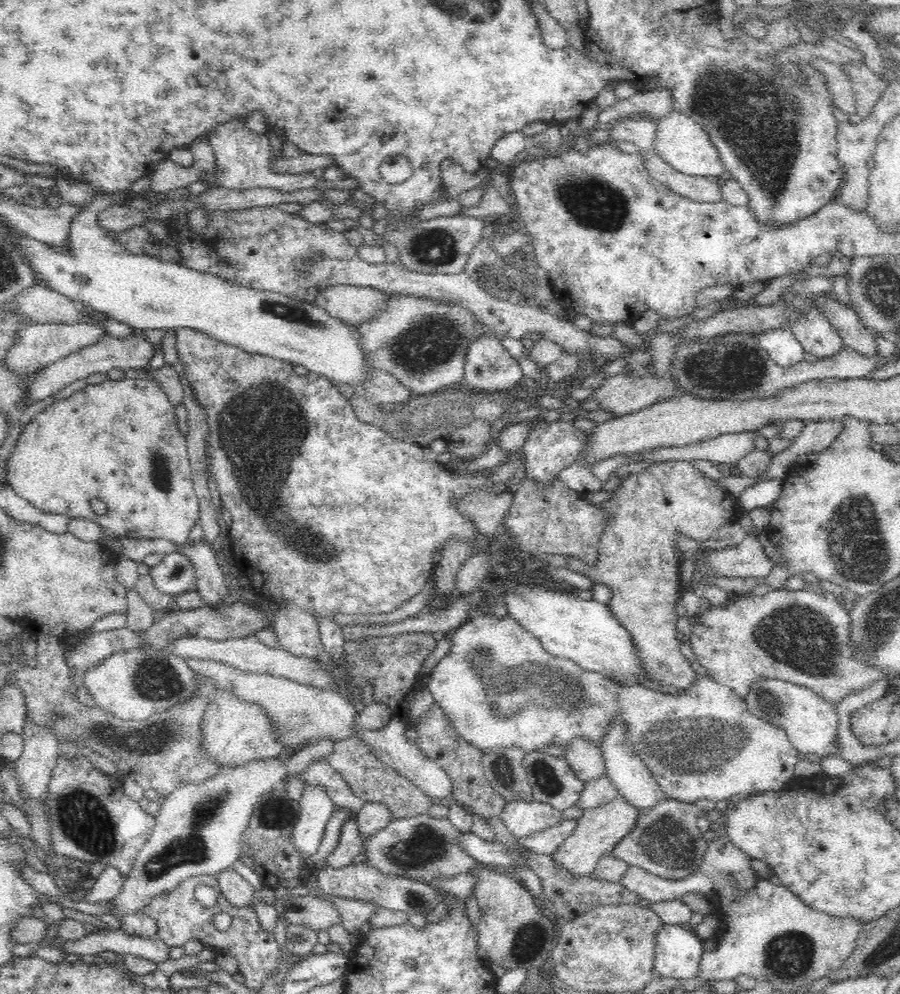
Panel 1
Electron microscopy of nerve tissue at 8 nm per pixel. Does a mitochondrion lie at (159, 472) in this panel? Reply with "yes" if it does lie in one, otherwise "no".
yes

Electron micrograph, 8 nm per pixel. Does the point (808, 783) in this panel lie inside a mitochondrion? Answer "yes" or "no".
no

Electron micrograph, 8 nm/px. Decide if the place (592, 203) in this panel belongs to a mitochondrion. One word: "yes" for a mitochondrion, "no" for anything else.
yes

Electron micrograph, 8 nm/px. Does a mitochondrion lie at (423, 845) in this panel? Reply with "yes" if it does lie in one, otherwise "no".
yes

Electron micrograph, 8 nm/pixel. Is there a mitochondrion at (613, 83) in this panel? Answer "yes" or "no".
no

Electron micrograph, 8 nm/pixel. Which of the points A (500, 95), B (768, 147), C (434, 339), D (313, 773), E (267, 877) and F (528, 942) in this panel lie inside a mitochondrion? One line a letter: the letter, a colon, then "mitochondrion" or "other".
A: other
B: mitochondrion
C: mitochondrion
D: other
E: other
F: mitochondrion

